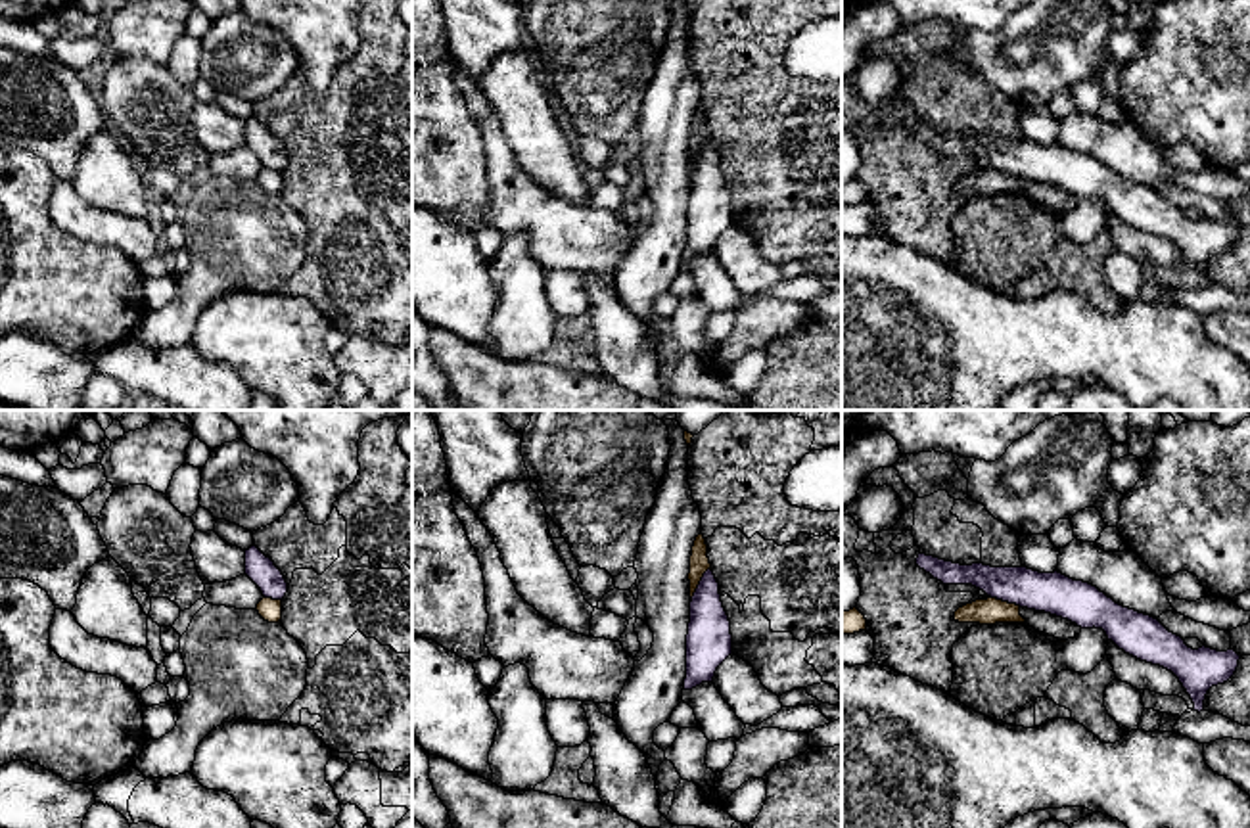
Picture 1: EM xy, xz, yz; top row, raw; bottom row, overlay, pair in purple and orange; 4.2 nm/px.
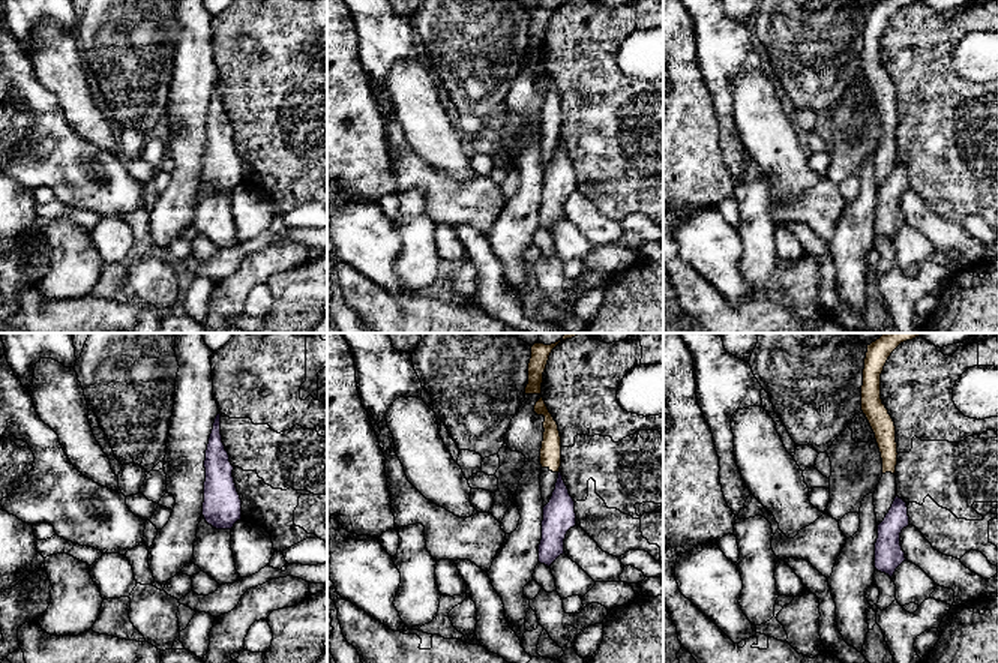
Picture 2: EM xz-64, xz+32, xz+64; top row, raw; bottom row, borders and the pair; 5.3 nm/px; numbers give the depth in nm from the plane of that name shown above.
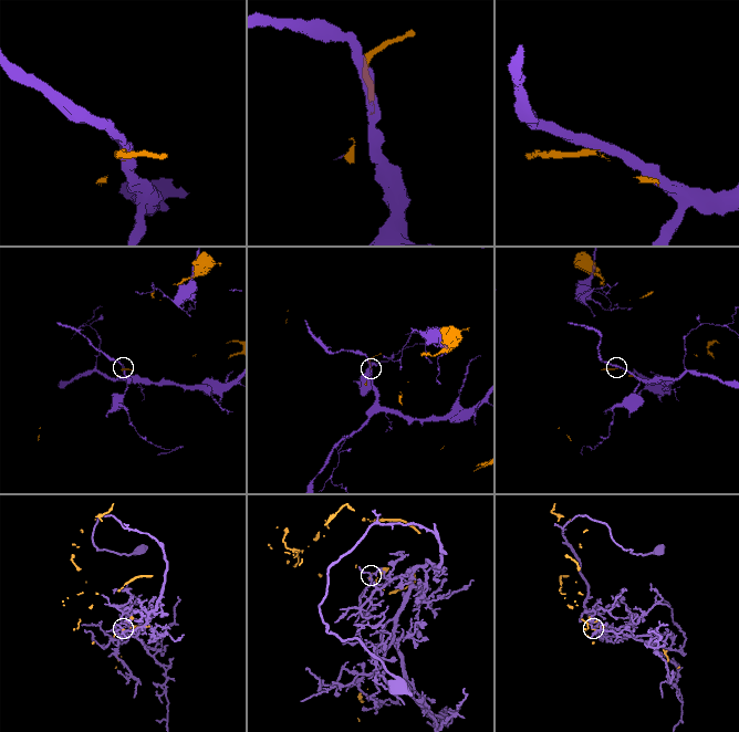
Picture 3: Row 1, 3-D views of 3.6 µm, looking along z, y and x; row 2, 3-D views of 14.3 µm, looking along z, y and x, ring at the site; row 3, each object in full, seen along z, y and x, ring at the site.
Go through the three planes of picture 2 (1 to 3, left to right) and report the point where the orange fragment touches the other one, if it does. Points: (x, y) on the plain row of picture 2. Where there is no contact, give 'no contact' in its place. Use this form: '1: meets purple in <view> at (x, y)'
1: no contact
2: no contact
3: no contact

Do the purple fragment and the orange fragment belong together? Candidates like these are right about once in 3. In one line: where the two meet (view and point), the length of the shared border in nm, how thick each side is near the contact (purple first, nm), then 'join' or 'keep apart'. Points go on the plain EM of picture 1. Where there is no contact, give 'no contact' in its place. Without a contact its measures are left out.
xz (700, 154) | 160 nm | 190/80 nm | keep apart

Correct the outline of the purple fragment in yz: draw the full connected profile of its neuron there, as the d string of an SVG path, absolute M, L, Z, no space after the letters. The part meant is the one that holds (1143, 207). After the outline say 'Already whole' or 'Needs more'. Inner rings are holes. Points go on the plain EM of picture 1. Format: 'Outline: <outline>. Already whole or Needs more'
Outline: M918 125L916 136L943 155L972 155L991 169L1068 190L1081 199L1102 199L1125 224L1171 242L1198 284L1204 282L1208 261L1227 253L1238 238L1235 220L1192 220L1158 190L1123 178L1097 157L1058 142L961 136L926 125Z. Already whole

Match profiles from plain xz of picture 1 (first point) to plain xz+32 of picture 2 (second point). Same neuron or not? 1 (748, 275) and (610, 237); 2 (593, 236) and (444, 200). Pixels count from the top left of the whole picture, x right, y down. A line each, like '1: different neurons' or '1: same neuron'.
1: same neuron
2: same neuron

